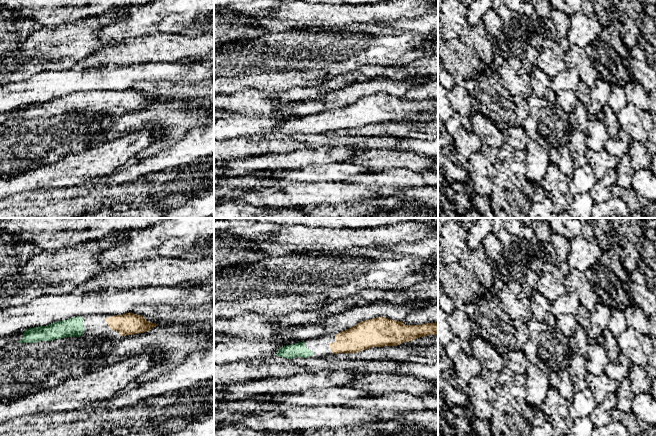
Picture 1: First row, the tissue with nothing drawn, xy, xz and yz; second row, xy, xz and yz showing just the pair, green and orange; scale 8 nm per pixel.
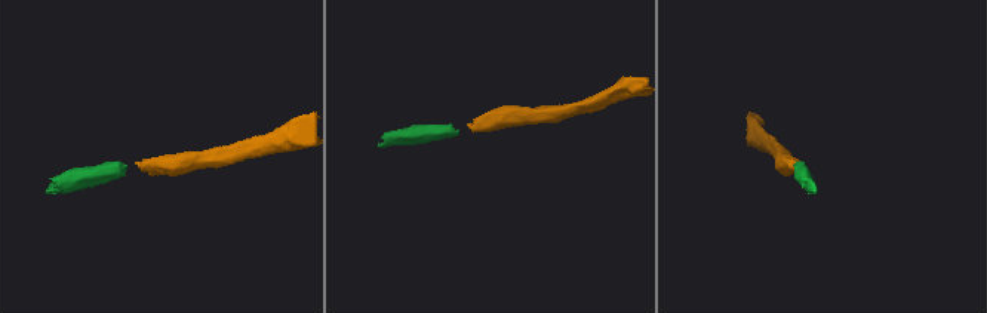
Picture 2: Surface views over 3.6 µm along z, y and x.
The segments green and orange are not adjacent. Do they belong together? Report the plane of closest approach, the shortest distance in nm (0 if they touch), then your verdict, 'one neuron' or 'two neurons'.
nearest in xz; 140 nm apart; one neuron

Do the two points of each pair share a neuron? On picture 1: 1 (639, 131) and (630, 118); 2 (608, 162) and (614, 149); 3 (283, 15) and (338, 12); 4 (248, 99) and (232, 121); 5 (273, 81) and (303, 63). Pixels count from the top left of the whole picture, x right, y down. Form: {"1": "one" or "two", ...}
{"1": "one", "2": "two", "3": "one", "4": "two", "5": "one"}

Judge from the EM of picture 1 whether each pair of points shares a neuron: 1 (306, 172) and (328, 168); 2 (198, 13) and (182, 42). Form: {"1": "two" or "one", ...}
{"1": "one", "2": "two"}

